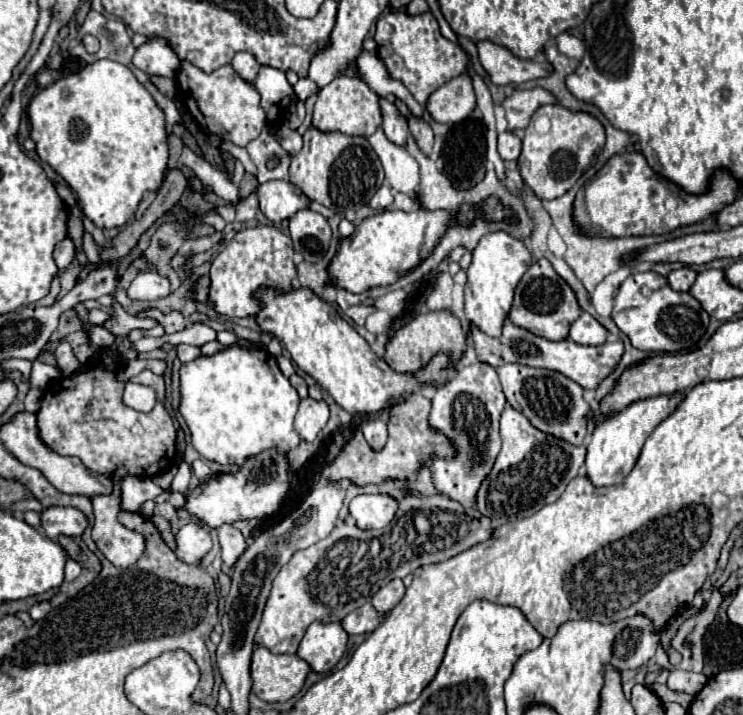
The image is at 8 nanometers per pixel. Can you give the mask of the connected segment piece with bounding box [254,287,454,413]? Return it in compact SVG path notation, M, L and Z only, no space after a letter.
M258 287L254 295L260 301L260 311L256 313L260 329L278 337L292 361L350 413L378 413L388 409L402 393L418 391L424 383L444 383L454 375L454 369L448 369L448 357L442 355L434 357L430 365L416 375L394 373L386 361L372 353L370 345L338 315L338 311L308 287L296 287L286 293L278 293L272 287Z

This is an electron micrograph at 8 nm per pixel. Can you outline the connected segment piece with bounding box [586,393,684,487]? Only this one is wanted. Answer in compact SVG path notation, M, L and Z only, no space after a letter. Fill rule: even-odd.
M672 393L672 395L658 395L658 397L648 397L630 403L626 409L622 409L618 415L606 419L592 431L592 441L588 445L588 455L586 455L586 473L590 481L596 487L608 487L608 485L618 485L634 467L640 449L644 441L650 437L650 433L670 415L674 409L682 403L684 395L682 393Z

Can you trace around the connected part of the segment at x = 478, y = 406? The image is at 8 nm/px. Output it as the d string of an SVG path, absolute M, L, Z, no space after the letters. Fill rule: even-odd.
M486 363L460 367L452 379L448 379L444 385L436 389L432 397L430 425L434 425L436 429L442 429L442 433L446 433L458 449L458 455L454 459L450 461L436 459L432 463L434 485L442 495L448 495L450 499L460 501L466 507L474 505L478 485L490 473L496 461L496 455L500 453L498 421L504 405L506 405L506 399L504 399L496 369Z

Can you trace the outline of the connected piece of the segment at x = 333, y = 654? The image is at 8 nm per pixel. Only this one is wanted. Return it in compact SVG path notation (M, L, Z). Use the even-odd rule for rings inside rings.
M312 623L302 637L296 655L304 659L312 671L328 673L344 655L348 635L340 623Z

